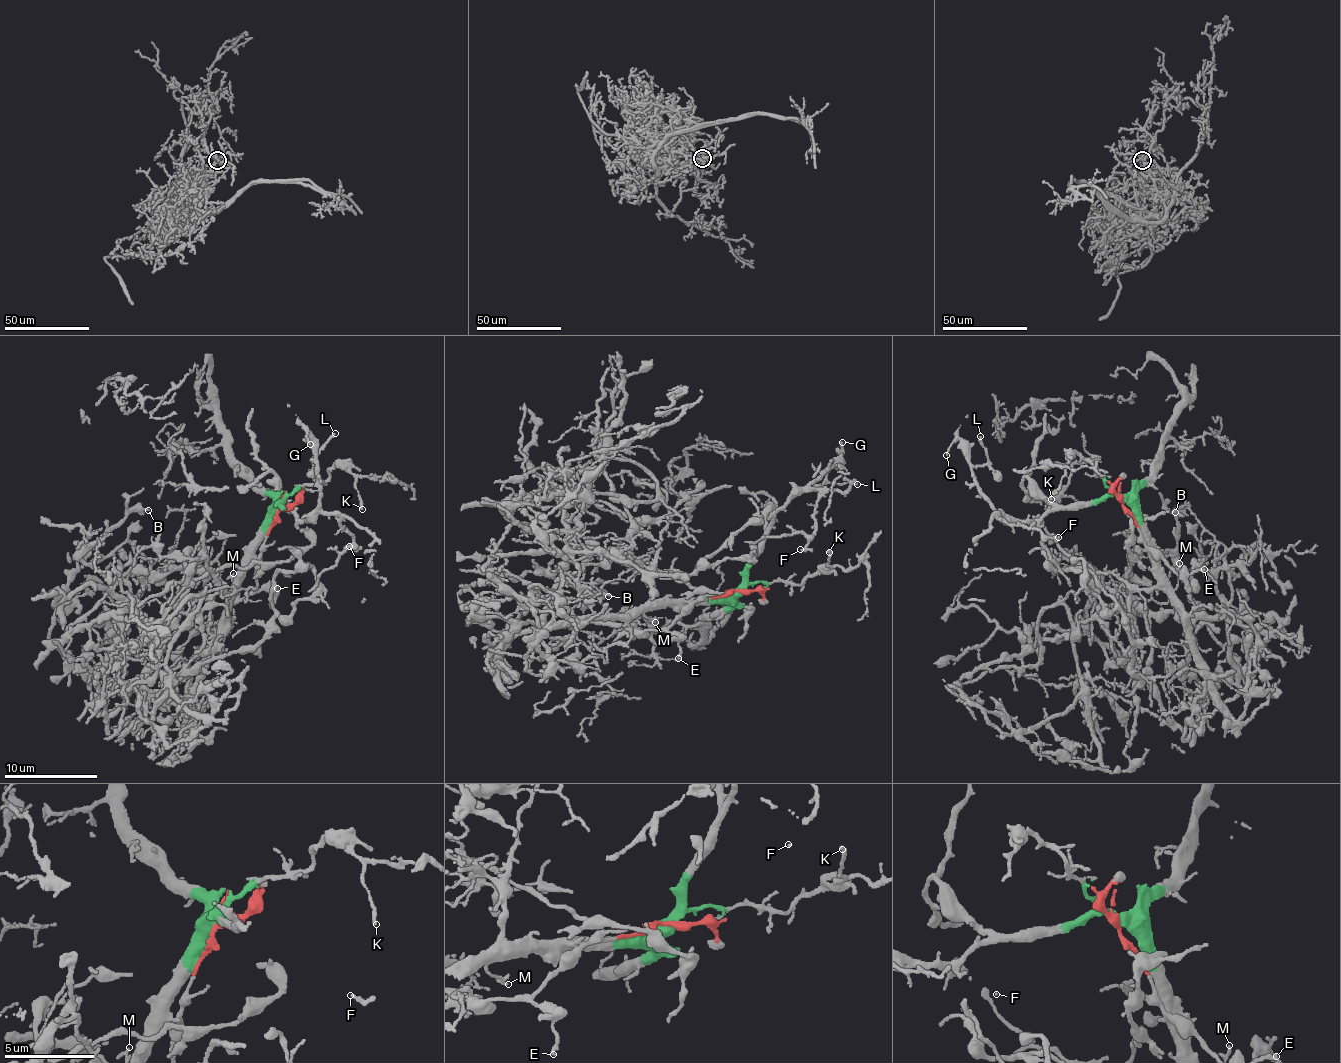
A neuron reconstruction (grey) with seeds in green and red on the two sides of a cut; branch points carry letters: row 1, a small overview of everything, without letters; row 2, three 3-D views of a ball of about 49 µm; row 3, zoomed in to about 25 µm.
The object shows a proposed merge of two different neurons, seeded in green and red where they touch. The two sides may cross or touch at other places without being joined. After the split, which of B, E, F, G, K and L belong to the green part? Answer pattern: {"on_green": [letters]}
{"on_green": ["F", "G", "K", "L"]}

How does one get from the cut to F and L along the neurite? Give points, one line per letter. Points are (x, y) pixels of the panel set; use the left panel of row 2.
F: (281, 509), (283, 504), (278, 502), (298, 519), (318, 513), (337, 517), (354, 541), (353, 547), (348, 545)
L: (281, 509), (283, 504), (278, 502), (298, 519), (312, 518), (320, 492), (312, 459), (335, 433)

